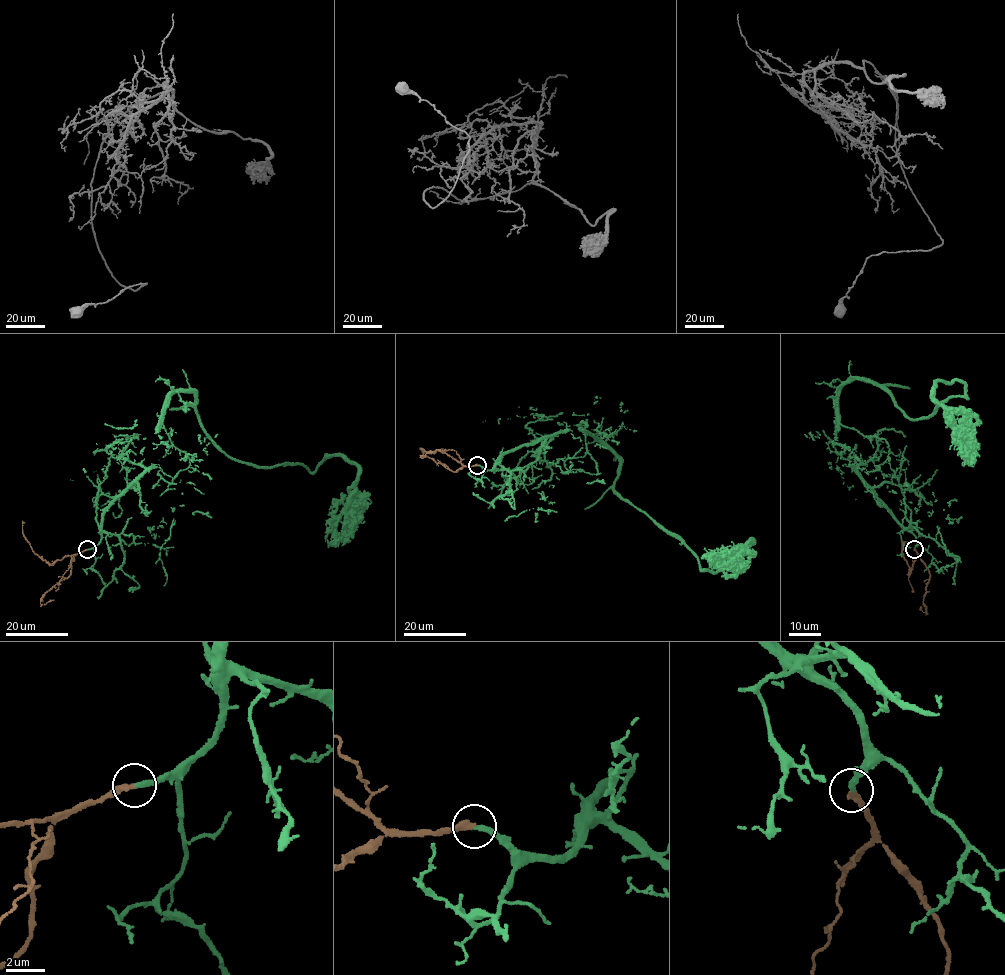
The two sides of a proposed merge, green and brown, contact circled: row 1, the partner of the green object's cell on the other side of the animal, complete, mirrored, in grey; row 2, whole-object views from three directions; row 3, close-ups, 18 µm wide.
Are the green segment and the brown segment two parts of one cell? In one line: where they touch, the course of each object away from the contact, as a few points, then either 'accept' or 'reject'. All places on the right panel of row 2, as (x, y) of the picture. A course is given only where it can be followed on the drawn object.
place (914, 549); course green (914, 549), (836, 444), (842, 386), (872, 380), (916, 419), (967, 397), (957, 380), (935, 390), (963, 462); course brown (914, 549), (918, 557), (909, 575), (902, 552), (905, 542); accept

